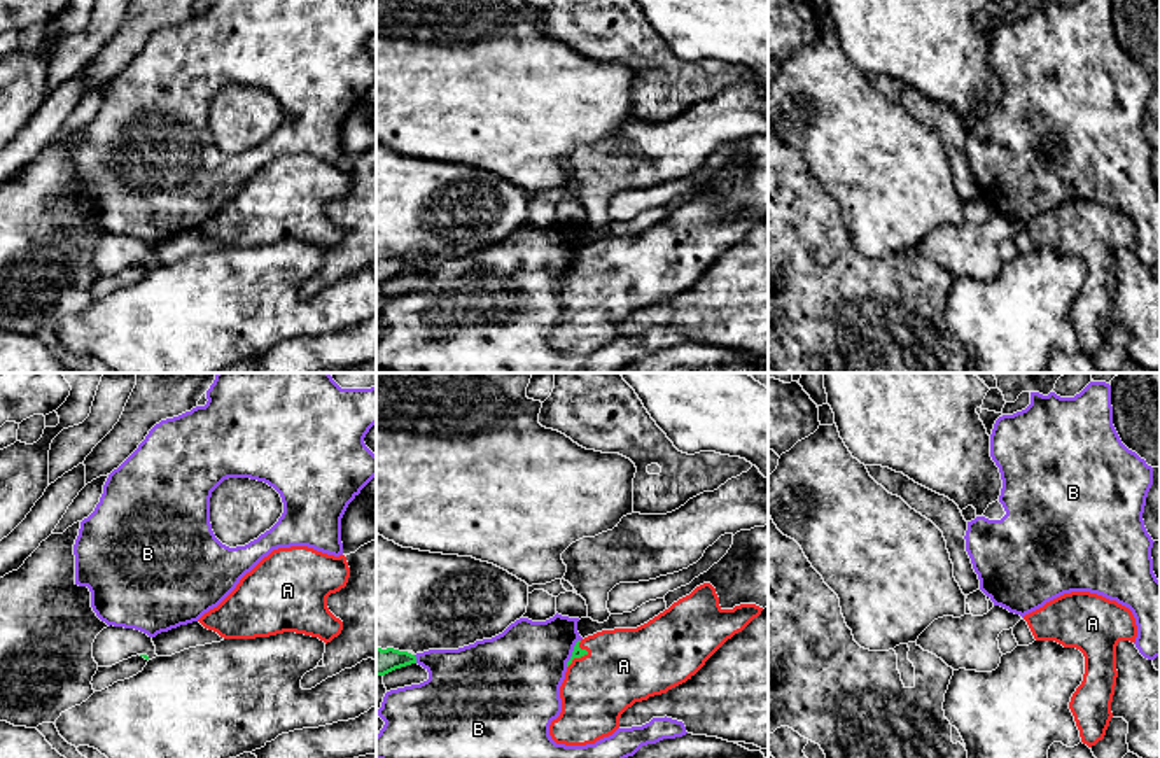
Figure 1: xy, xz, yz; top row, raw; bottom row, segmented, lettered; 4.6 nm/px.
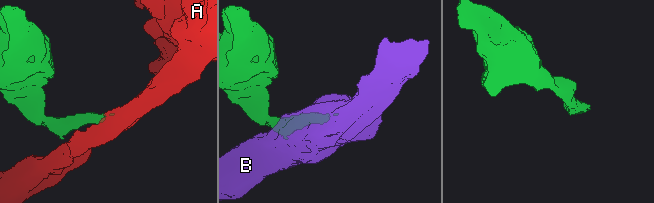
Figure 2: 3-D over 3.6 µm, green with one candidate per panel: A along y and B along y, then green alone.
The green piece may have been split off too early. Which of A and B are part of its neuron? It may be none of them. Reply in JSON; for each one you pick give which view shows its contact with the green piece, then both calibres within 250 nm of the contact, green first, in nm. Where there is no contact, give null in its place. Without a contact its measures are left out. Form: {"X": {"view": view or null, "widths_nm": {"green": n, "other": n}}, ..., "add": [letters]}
{"A": {"view": "xz", "widths_nm": {"green": 50, "other": 340}}, "add": ["A"]}

